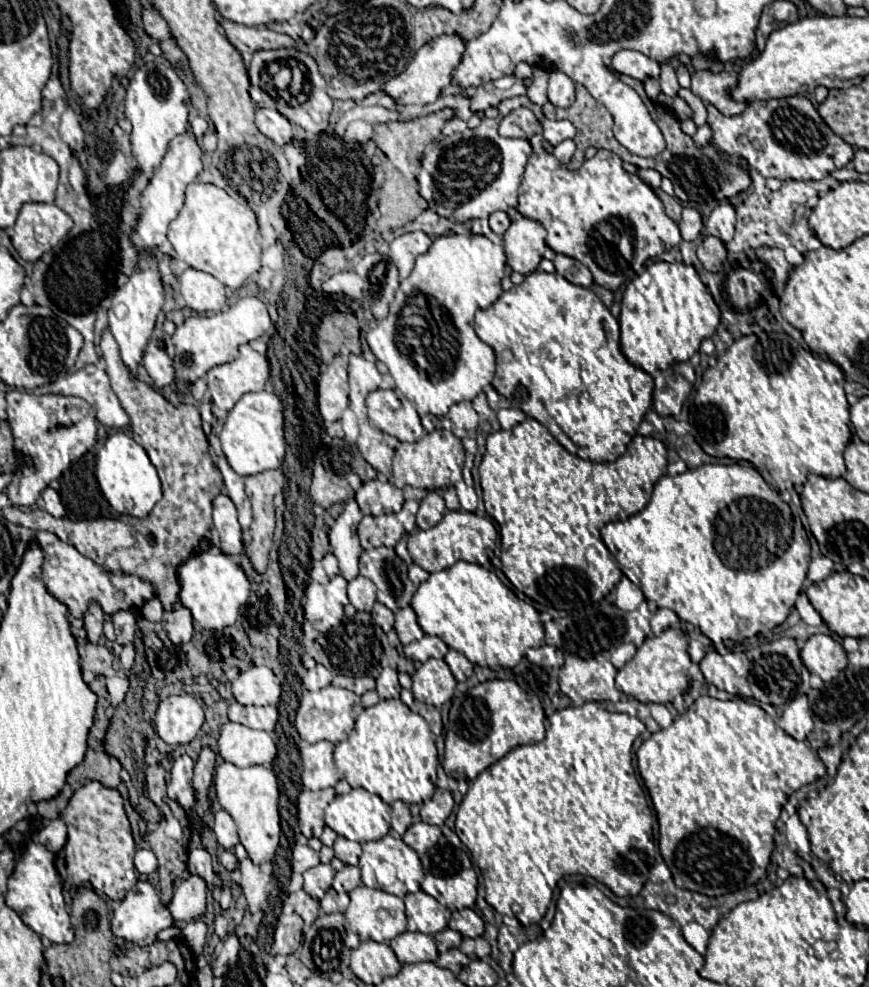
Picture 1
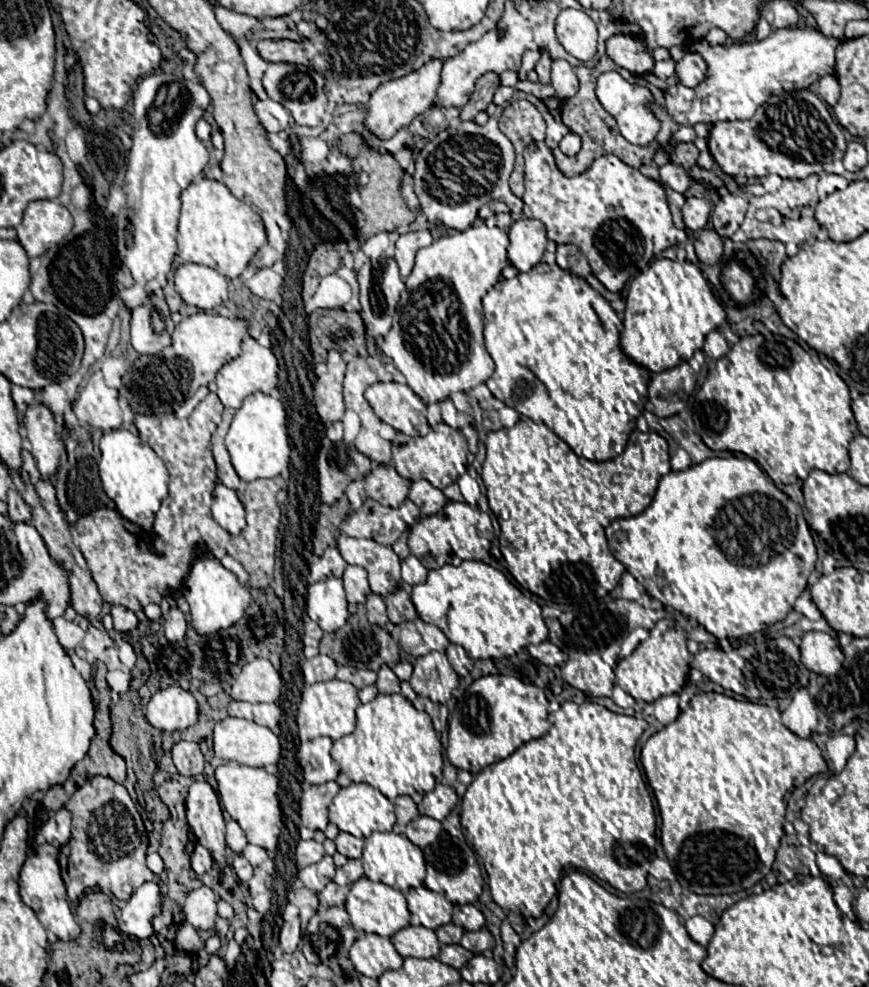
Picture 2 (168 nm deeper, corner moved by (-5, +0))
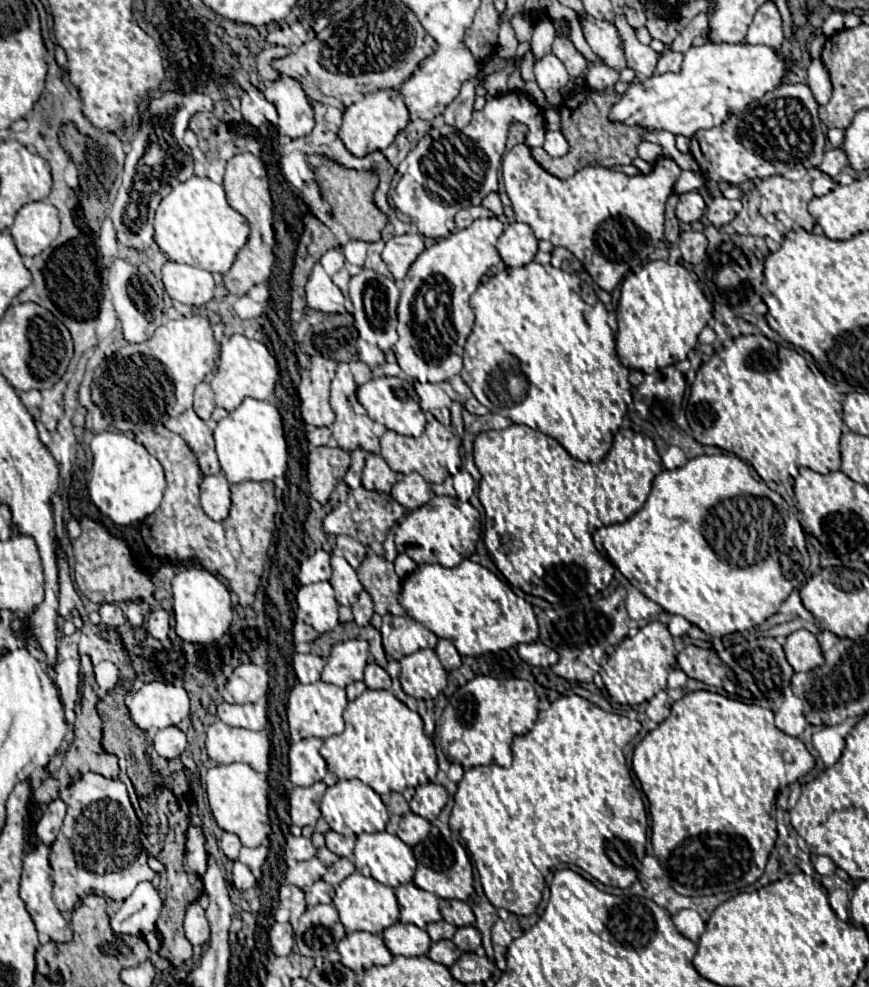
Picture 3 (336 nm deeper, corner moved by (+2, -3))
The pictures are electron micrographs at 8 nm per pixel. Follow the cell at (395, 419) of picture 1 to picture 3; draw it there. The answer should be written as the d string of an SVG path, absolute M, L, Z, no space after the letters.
M382 375L382 377L376 377L376 379L370 379L366 381L364 385L360 385L356 389L356 397L360 401L360 405L364 405L364 409L368 411L368 417L374 419L376 423L400 433L400 435L410 435L410 437L420 437L424 433L424 425L426 425L426 417L424 417L424 411L420 409L418 405L418 395L414 389L410 387L404 387L404 397L400 397L396 393L396 389L392 387L390 383L390 377Z

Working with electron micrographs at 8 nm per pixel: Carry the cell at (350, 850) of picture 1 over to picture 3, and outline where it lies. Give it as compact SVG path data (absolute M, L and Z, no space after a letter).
M328 831L324 837L326 837L326 847L328 847L332 853L336 853L338 857L348 857L348 859L352 859L354 839L344 837L344 835L336 833L336 831Z

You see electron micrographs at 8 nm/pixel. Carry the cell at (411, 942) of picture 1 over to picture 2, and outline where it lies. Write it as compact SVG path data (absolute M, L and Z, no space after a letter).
M407 926L391 936L395 950L403 958L437 958L441 944L433 930L421 926Z

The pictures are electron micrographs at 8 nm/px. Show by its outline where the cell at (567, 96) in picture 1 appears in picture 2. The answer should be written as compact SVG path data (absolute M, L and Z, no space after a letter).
M553 60L551 86L553 86L555 96L559 100L567 100L567 98L573 98L577 94L579 80L577 80L575 68L567 60Z

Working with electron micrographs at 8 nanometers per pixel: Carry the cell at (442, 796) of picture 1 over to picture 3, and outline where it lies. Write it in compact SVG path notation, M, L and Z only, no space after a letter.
M426 783L416 788L416 793L410 801L410 809L428 821L434 821L440 815L446 801L448 801L448 793L442 785Z

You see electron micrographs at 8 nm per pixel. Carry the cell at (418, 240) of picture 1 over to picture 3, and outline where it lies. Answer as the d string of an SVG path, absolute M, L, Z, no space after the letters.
M406 233L386 241L386 247L382 251L382 261L388 265L394 279L402 281L410 265L422 251L424 251L424 237L418 233Z

